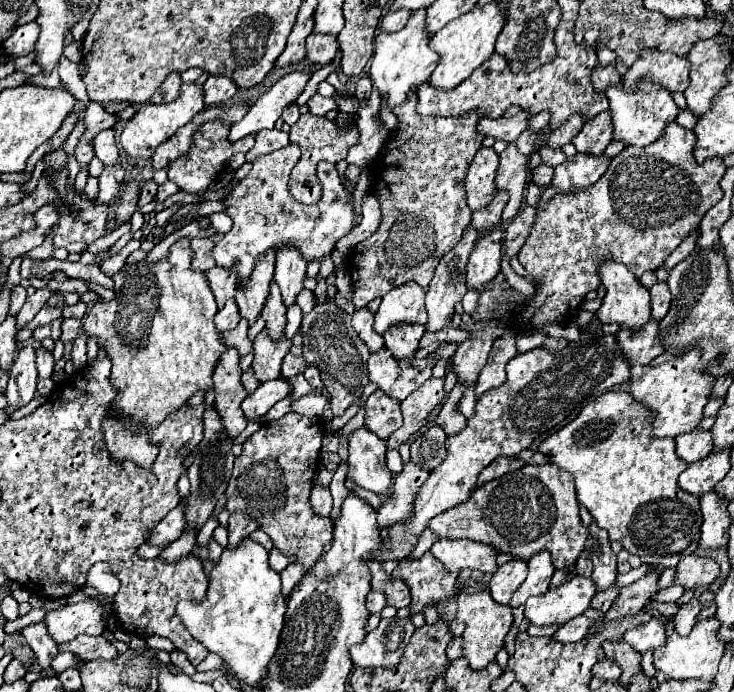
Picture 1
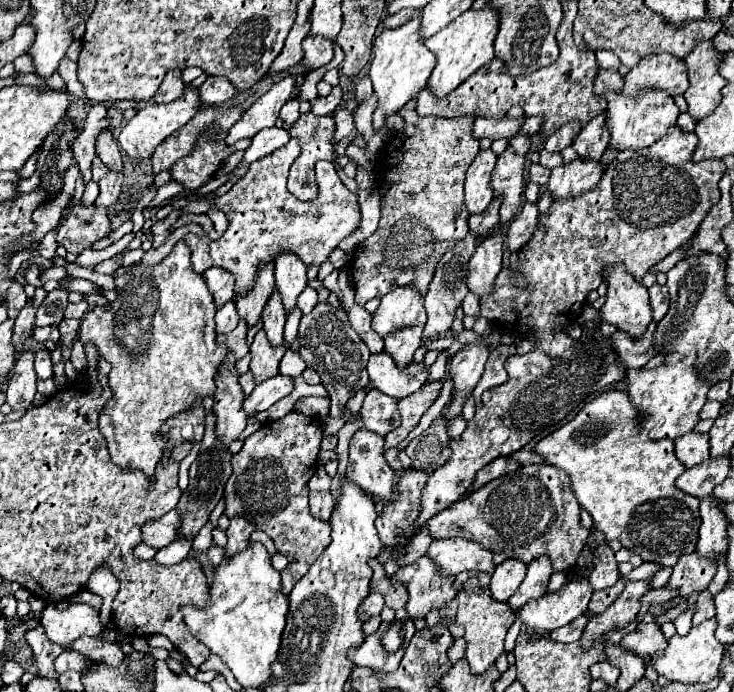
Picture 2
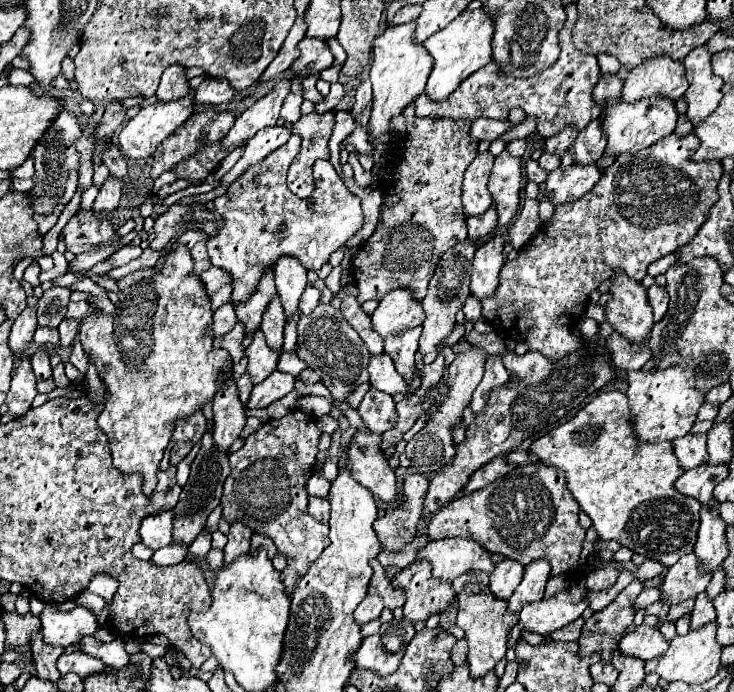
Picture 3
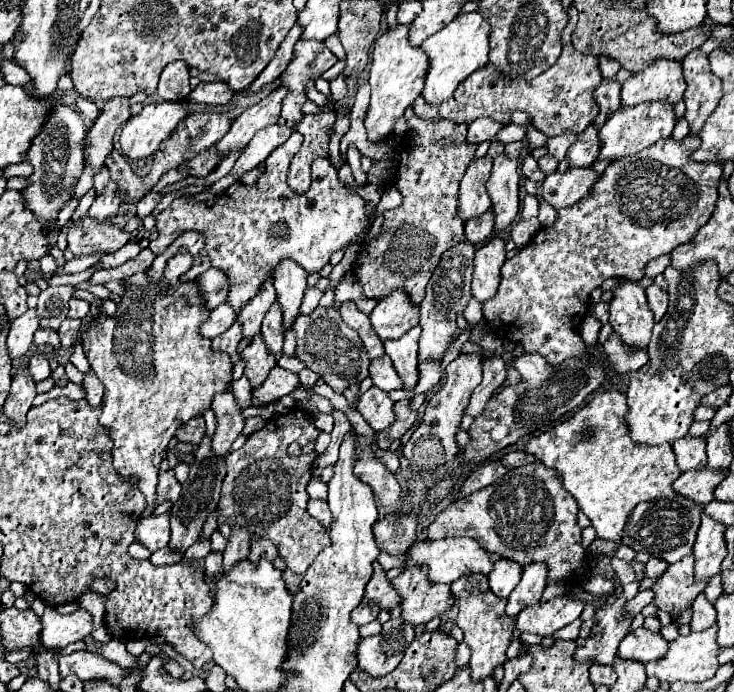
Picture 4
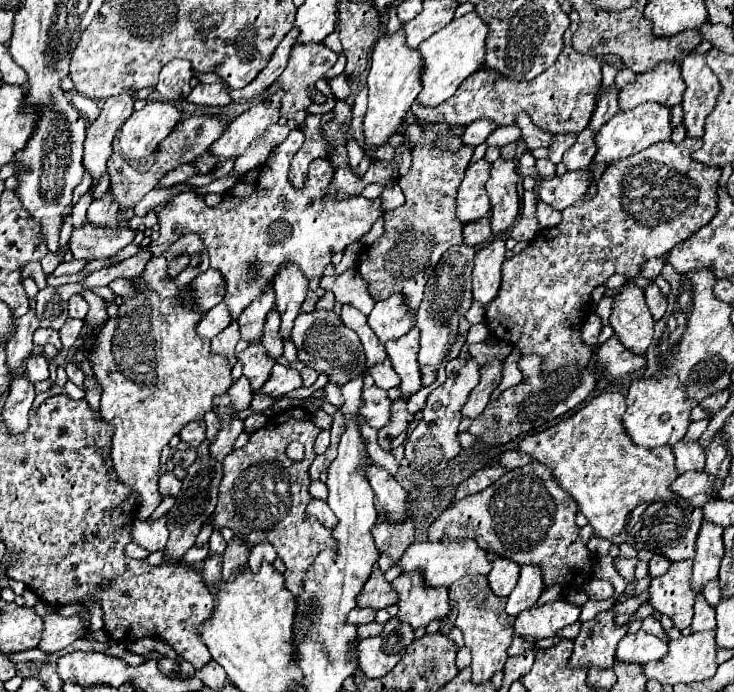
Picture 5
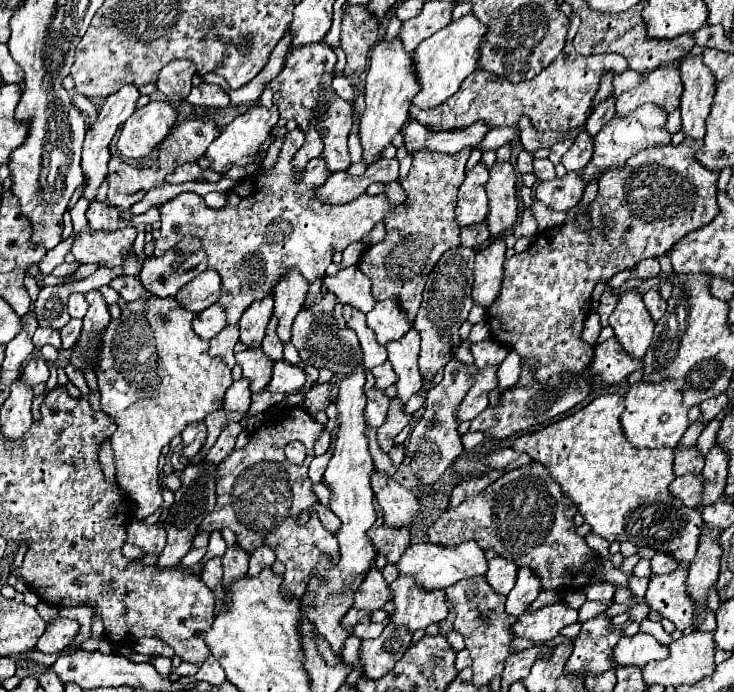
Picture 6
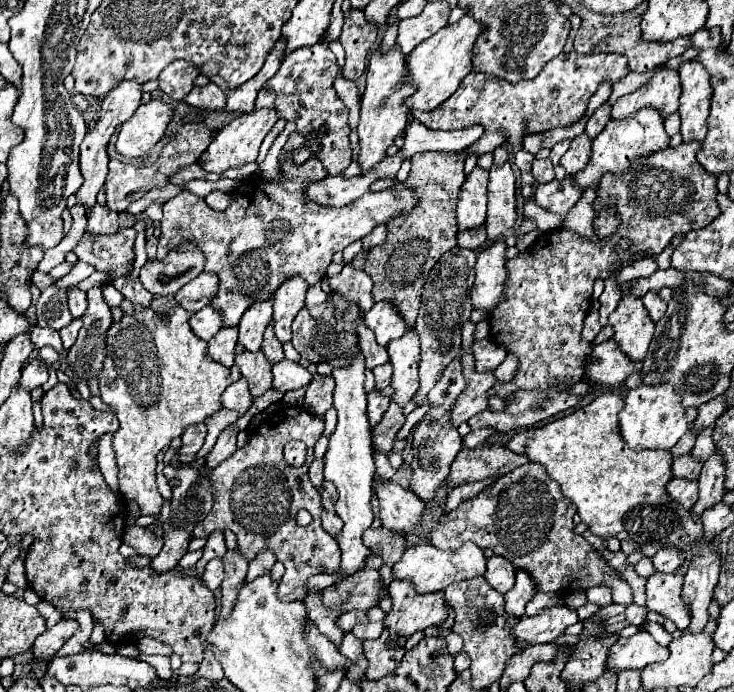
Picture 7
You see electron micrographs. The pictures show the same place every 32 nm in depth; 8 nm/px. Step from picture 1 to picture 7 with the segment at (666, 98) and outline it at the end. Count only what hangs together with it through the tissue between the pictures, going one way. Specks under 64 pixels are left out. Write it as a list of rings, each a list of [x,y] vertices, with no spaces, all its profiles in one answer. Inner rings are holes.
[[[642,108],[640,112],[636,112],[636,116],[630,116],[628,120],[610,120],[606,124],[606,128],[592,140],[590,162],[586,164],[586,168],[582,172],[576,172],[572,176],[572,180],[582,192],[586,192],[588,188],[594,188],[598,192],[600,180],[604,174],[620,176],[630,168],[632,160],[636,160],[640,156],[648,156],[662,148],[668,148],[668,142],[670,142],[670,138],[664,132],[664,120],[662,120],[660,112],[654,112],[654,108]]]

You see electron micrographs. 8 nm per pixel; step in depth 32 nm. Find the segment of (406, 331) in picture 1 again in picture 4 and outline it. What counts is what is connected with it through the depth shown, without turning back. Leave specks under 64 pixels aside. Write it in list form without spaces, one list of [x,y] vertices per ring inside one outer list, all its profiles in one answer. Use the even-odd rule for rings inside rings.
[[[416,326],[402,338],[384,342],[386,354],[392,358],[392,364],[404,382],[402,390],[406,392],[414,392],[418,386],[418,338],[420,328]]]

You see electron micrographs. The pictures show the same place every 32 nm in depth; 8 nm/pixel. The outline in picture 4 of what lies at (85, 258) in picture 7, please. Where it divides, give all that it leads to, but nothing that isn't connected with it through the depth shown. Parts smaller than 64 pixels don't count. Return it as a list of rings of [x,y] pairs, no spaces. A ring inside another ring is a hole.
[[[88,216],[80,224],[72,224],[68,232],[68,250],[80,258],[90,254],[114,254],[130,242],[130,232],[122,232],[110,224],[96,224]]]

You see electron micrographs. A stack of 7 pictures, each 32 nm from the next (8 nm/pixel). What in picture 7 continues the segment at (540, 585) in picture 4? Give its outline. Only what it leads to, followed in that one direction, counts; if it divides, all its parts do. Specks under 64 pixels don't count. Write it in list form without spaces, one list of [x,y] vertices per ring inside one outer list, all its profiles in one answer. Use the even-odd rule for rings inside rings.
[[[516,570],[514,588],[504,594],[506,598],[506,612],[512,616],[524,616],[526,602],[534,596],[536,588],[532,588],[532,578],[524,570]]]

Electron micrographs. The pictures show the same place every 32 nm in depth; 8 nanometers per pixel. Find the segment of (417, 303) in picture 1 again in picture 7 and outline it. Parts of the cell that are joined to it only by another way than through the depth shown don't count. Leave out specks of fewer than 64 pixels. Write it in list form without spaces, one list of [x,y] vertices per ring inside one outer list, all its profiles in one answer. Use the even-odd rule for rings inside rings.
[[[376,302],[372,310],[364,314],[364,322],[376,334],[376,342],[380,346],[386,346],[390,340],[402,338],[408,330],[402,316],[386,302]]]

